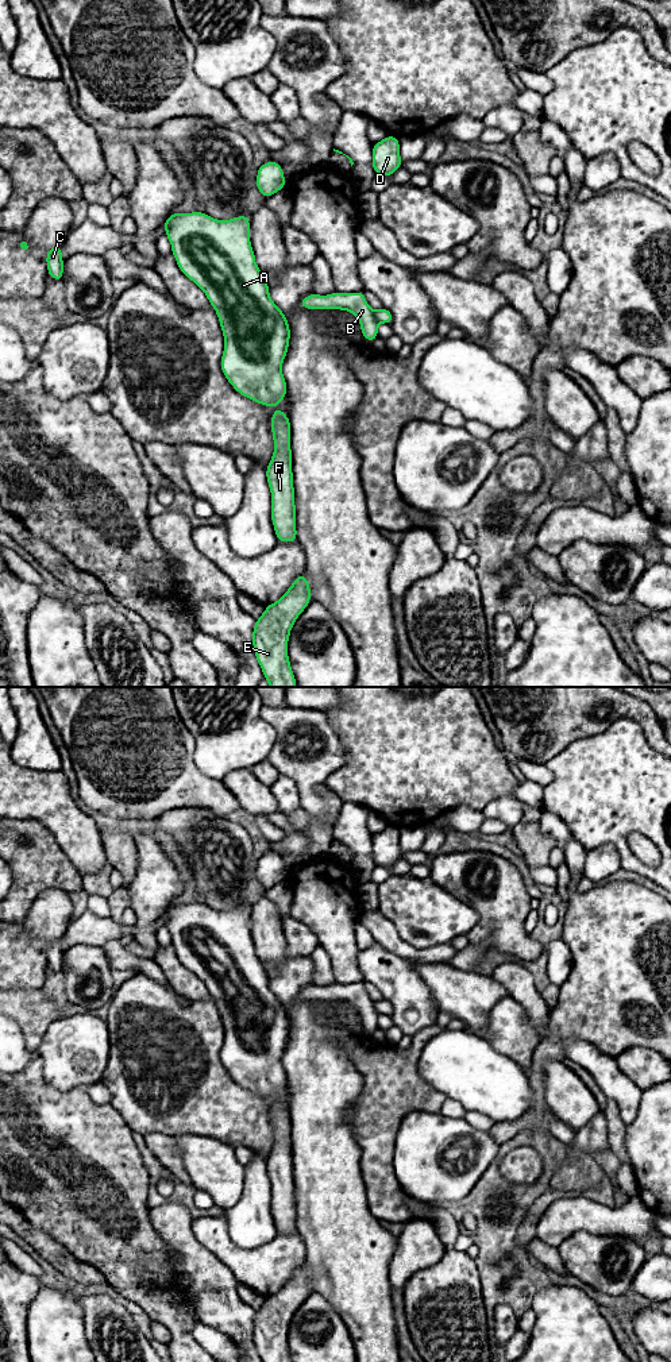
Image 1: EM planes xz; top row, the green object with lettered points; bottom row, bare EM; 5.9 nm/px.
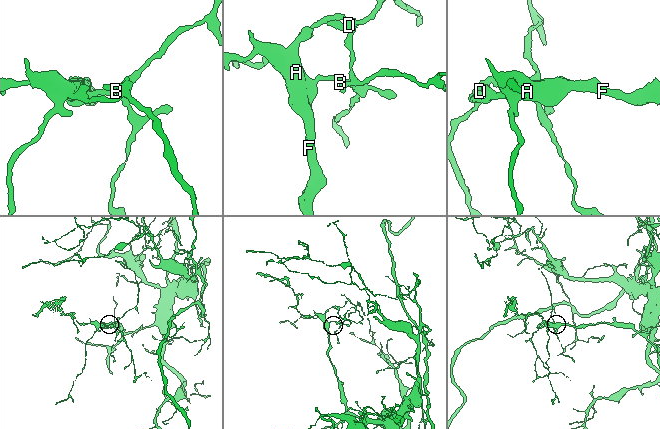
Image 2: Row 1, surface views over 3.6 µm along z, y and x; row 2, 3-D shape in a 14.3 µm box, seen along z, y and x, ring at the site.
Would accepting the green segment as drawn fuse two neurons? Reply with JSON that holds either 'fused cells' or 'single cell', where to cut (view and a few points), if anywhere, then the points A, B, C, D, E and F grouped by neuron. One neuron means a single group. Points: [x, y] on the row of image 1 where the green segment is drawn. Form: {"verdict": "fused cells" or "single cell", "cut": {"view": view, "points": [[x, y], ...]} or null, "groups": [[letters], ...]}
{"verdict": "fused cells", "cut": {"view": "xz", "points": [[373, 312], [378, 321]]}, "groups": [["A", "B", "C", "E", "F"], ["D"]]}

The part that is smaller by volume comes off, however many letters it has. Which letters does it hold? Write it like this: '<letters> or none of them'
D

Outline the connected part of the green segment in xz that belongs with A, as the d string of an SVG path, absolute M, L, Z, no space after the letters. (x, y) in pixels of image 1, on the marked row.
M173 212L163 227L181 273L205 293L216 310L225 343L220 359L224 377L240 396L263 406L281 404L288 394L281 369L289 350L290 327L271 301L269 282L257 266L250 243L250 217L216 220L205 212Z

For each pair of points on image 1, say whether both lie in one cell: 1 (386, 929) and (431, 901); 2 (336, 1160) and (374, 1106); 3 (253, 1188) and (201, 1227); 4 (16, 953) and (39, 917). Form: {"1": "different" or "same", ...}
{"1": "different", "2": "different", "3": "different", "4": "same"}

